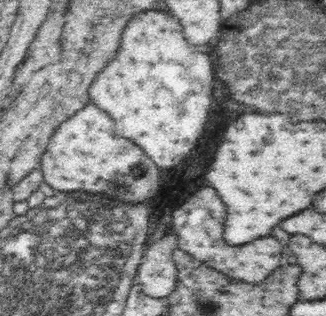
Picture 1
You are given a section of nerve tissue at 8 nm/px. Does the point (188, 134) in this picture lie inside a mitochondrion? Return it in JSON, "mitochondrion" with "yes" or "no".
{"mitochondrion":"no"}

